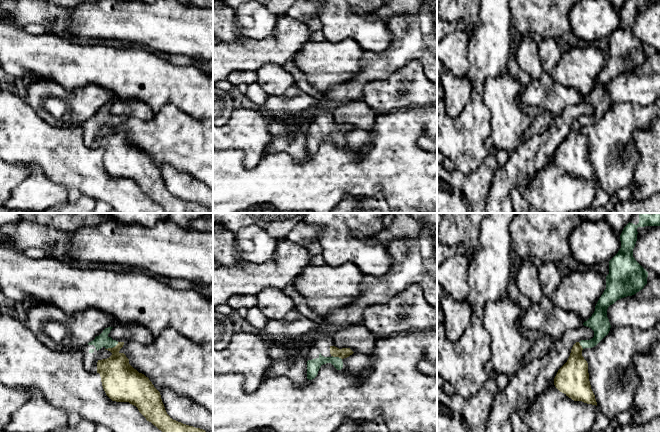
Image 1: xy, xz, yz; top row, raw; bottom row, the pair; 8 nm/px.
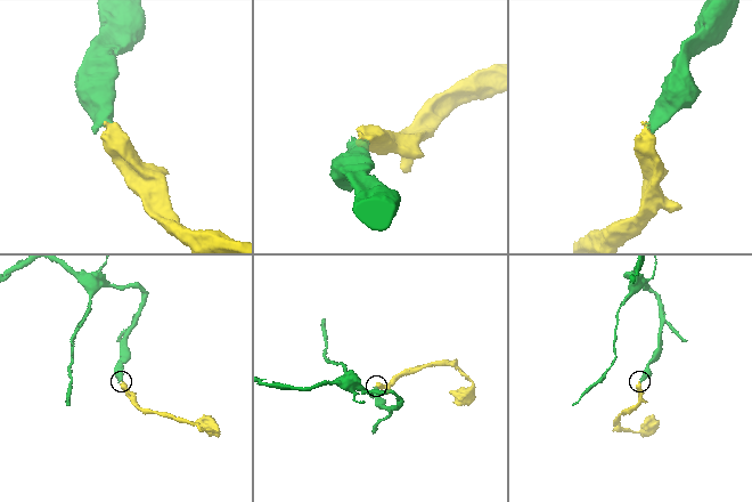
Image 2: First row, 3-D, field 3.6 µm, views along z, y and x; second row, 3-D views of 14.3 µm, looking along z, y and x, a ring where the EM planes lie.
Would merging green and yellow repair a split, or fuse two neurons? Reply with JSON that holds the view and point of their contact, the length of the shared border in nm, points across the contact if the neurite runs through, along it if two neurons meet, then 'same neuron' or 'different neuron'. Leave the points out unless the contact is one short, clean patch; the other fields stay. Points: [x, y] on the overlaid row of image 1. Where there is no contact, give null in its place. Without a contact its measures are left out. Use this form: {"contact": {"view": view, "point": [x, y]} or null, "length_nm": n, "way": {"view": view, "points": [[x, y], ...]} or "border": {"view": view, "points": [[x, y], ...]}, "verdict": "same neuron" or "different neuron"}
{"contact": {"view": "xy", "point": [112, 347]}, "length_nm": 120, "way": {"view": "xy", "points": [[102, 340], [112, 347], [117, 360], [118, 377]]}, "verdict": "same neuron"}

